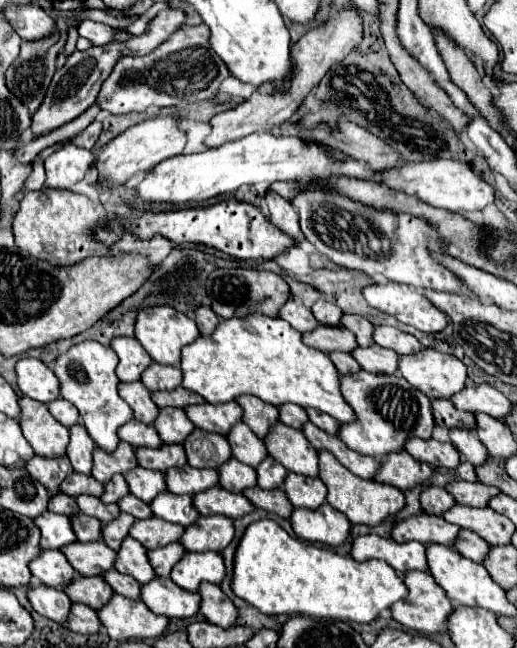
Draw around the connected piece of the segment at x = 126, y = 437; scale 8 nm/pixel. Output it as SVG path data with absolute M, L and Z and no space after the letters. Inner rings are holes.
M130 420L124 426L118 428L118 438L128 442L130 446L148 446L148 448L158 448L162 444L158 432L154 430L154 426L146 426L138 420Z

